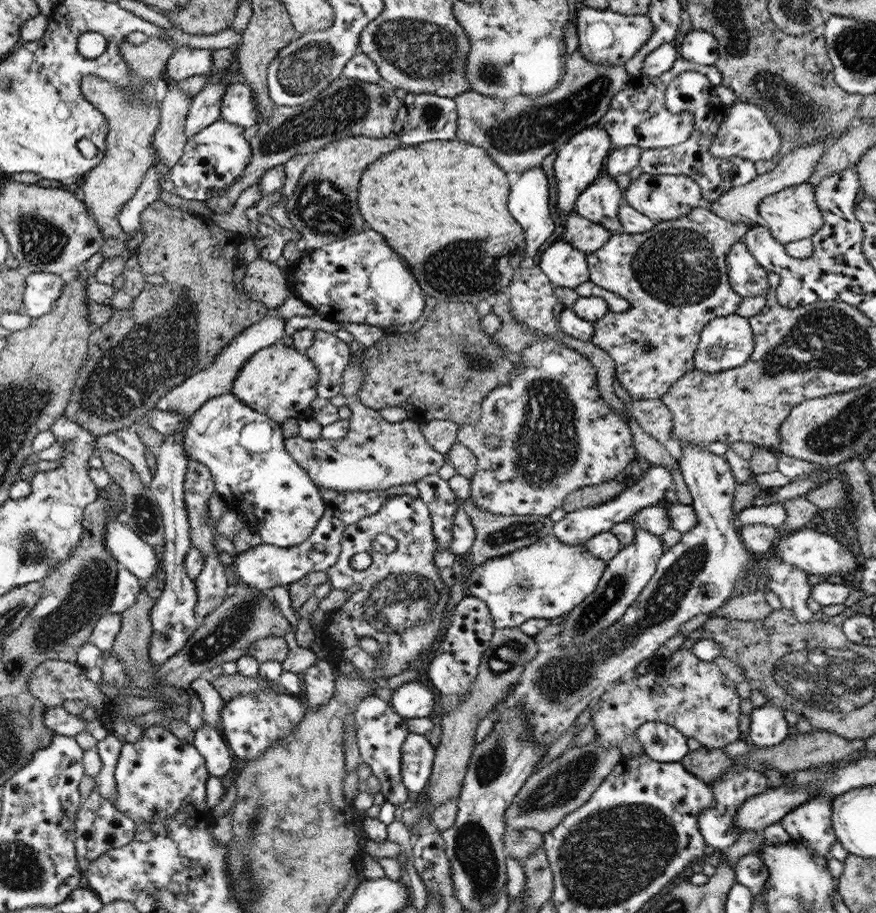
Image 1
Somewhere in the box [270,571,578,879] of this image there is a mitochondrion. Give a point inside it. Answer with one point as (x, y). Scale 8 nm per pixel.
(492, 764)

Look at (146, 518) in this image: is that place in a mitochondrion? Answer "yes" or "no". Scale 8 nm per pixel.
yes

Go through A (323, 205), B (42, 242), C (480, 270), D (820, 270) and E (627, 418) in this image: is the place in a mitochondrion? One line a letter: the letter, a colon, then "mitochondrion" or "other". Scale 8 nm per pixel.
A: mitochondrion
B: mitochondrion
C: mitochondrion
D: other
E: other

